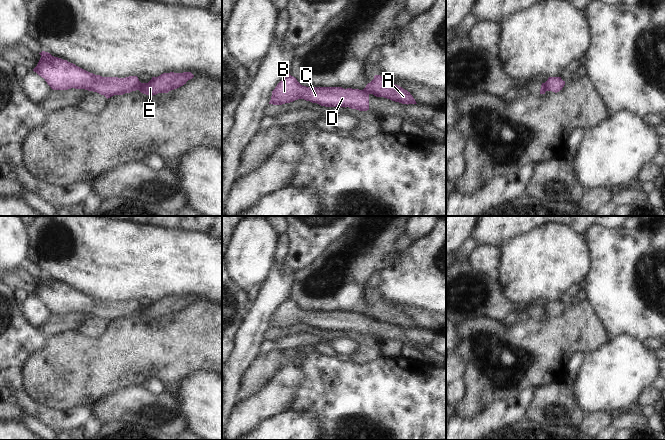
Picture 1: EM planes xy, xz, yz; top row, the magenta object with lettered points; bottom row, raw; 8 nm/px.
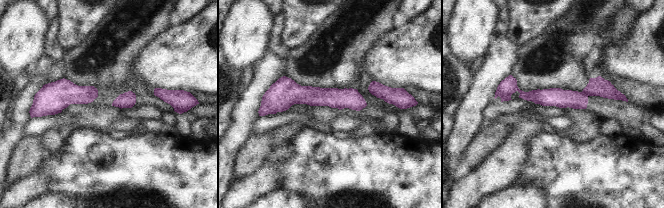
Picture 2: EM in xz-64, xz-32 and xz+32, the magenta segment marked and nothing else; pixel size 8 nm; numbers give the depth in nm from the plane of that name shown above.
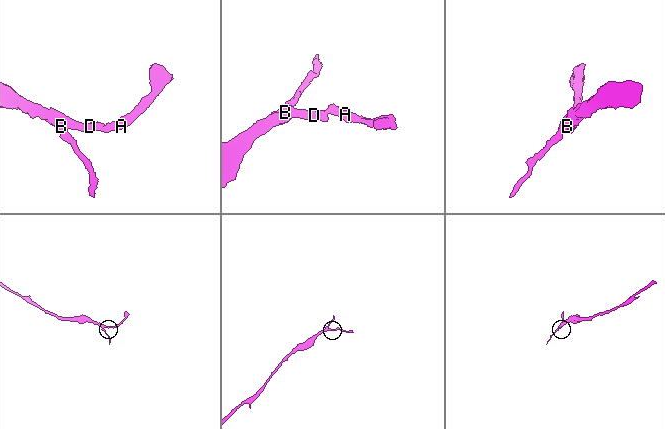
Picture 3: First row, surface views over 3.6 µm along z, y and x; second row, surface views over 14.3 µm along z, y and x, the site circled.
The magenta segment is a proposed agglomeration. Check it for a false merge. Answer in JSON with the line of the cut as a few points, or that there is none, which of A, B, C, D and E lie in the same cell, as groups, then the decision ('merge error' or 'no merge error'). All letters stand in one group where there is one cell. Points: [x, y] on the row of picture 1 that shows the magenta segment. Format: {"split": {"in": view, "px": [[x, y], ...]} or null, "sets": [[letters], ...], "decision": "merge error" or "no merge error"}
{"split": {"in": "xy", "px": [[141, 83], [137, 89]]}, "sets": [["A", "E"], ["B", "C", "D"]], "decision": "merge error"}

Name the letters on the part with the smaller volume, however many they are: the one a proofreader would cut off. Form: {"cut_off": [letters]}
{"cut_off": ["A", "E"]}

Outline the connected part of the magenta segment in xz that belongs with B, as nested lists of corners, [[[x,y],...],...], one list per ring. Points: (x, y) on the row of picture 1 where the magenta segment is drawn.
[[[290,74],[284,77],[272,91],[269,104],[282,105],[298,99],[325,107],[369,110],[369,95],[363,90],[342,87],[306,87]]]

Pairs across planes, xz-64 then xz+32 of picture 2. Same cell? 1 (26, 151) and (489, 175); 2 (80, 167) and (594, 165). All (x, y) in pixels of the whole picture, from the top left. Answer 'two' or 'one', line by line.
1: two
2: one

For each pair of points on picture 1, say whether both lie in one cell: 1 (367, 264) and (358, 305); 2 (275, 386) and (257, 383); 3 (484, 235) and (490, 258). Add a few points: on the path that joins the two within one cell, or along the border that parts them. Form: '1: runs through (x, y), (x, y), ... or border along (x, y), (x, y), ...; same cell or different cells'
1: runs through (357, 274), (357, 295); same cell
2: border along (281, 366), (256, 393), (247, 398); different cells
3: border along (478, 245), (497, 245), (500, 247); different cells

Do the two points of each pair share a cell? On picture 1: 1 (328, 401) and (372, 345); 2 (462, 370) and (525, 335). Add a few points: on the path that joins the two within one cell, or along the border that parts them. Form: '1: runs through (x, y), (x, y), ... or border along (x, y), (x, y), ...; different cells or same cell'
1: border along (379, 355), (365, 362), (353, 362), (345, 357); different cells
2: border along (456, 354), (461, 357), (468, 370), (465, 377); different cells

